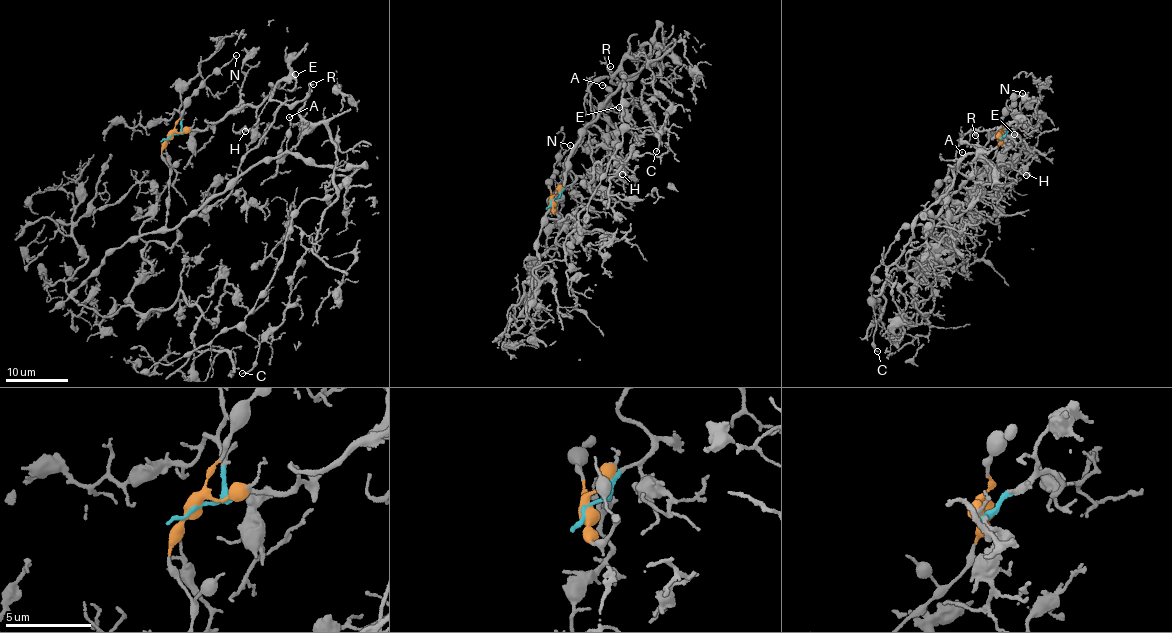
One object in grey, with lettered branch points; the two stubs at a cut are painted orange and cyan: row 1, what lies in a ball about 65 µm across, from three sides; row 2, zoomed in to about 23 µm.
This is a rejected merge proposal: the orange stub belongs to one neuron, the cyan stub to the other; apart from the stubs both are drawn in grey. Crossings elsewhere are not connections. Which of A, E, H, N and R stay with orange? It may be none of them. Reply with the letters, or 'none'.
A, N

